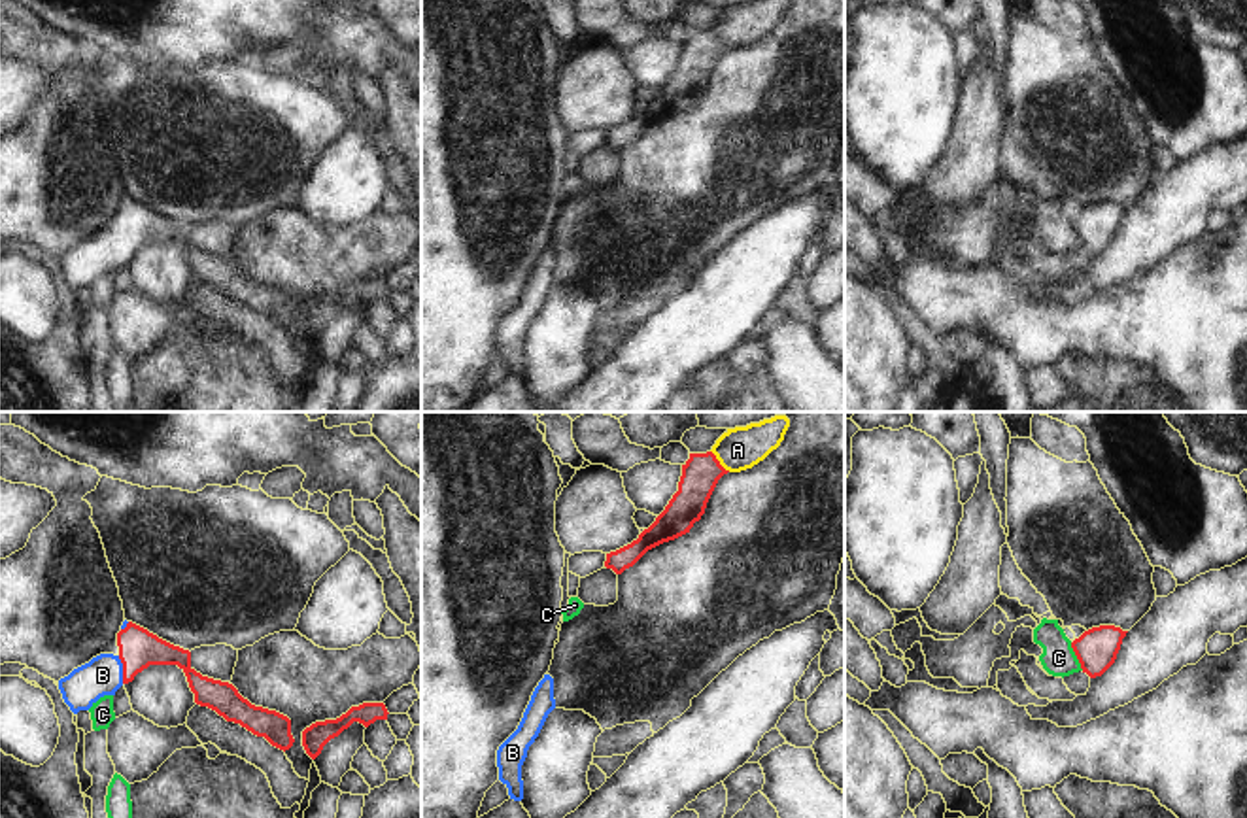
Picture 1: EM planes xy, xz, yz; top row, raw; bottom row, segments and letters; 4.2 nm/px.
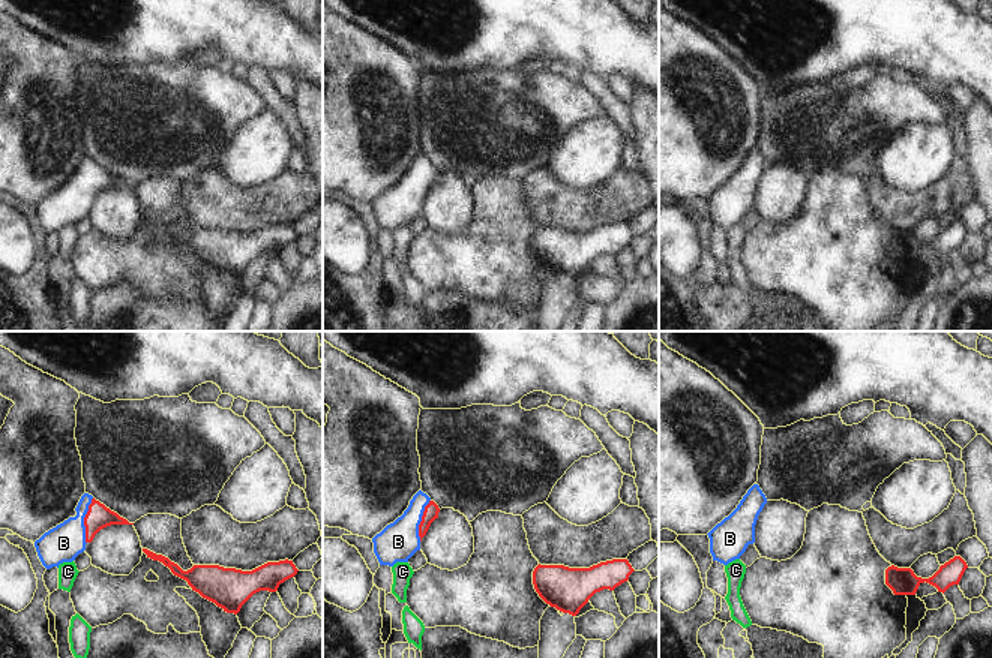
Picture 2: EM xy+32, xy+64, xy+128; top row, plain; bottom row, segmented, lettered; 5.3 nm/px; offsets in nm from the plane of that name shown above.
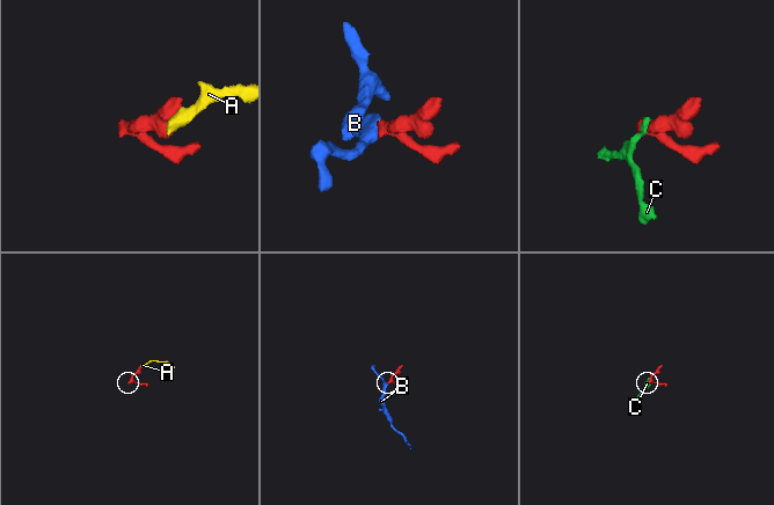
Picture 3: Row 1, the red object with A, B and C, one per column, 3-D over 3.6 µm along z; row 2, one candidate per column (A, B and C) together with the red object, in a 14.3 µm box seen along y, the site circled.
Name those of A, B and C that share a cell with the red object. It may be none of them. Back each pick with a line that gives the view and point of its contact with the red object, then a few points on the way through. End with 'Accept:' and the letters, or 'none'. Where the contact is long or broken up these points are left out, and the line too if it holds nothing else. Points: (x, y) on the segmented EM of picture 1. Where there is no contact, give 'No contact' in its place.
B: Touches red at xy (123, 669). Path across: xy (138, 648), (123, 669), (102, 675)
Accept: B

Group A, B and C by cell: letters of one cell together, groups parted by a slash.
A / B / C

